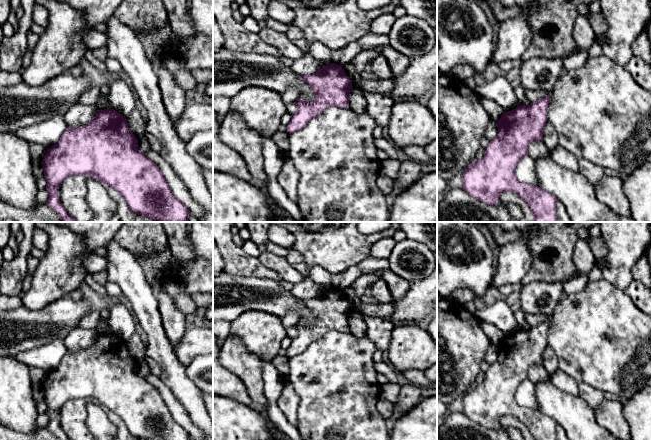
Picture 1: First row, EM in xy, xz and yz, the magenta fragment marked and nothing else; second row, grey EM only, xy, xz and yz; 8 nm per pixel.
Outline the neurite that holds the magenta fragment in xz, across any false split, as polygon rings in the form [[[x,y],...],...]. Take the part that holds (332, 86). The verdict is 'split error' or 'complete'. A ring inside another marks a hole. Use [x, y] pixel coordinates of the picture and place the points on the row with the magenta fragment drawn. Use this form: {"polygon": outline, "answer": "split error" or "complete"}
{"polygon": [[[335,63],[322,66],[312,75],[302,75],[301,79],[311,87],[316,98],[311,103],[307,103],[298,97],[295,102],[298,111],[292,115],[287,125],[289,134],[305,128],[313,118],[329,107],[348,108],[349,95],[353,89],[351,80],[342,65]]], "answer": "complete"}

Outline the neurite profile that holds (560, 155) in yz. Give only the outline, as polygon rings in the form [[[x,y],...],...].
[[[560,145],[550,152],[552,159],[561,167],[569,169],[574,172],[579,171],[579,159]]]

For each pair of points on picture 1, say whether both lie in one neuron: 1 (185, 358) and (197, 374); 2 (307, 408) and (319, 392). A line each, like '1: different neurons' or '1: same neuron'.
1: different neurons
2: same neuron

